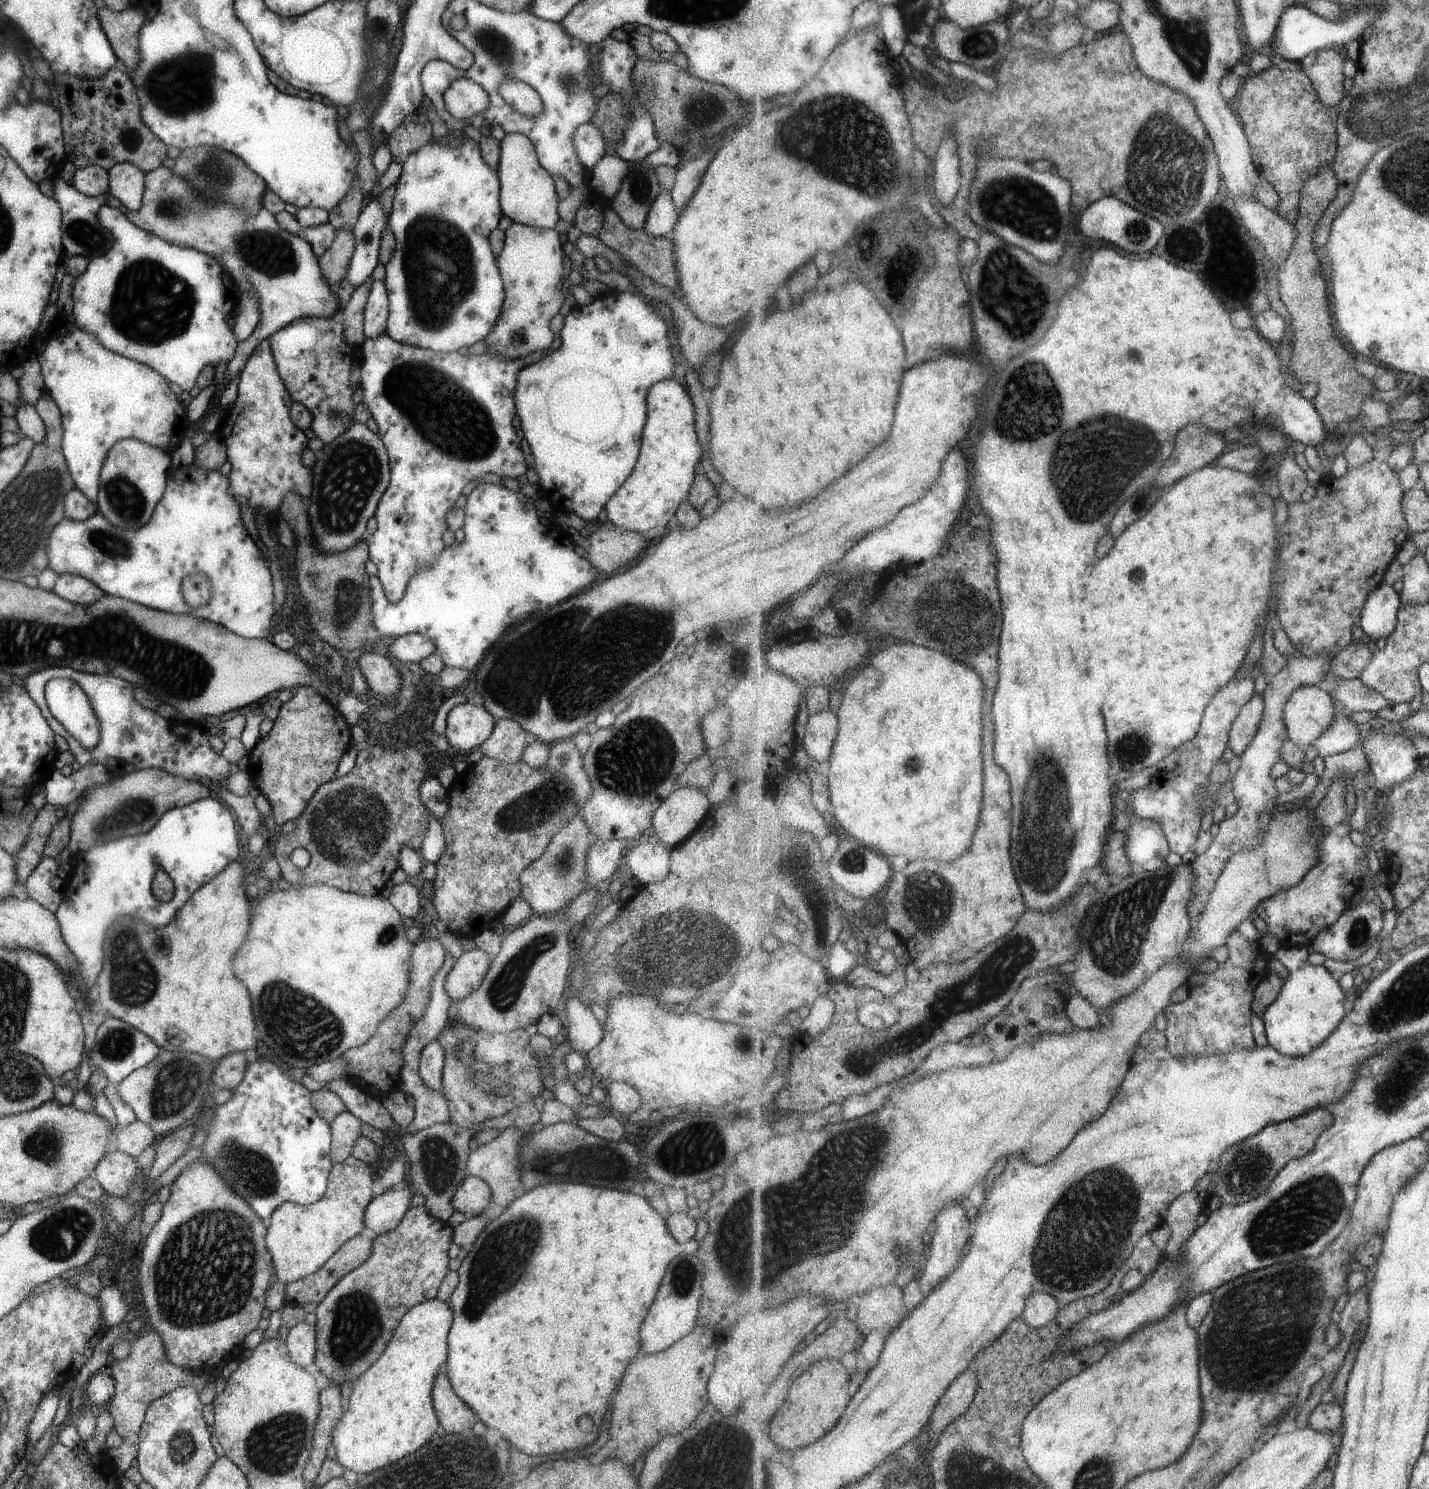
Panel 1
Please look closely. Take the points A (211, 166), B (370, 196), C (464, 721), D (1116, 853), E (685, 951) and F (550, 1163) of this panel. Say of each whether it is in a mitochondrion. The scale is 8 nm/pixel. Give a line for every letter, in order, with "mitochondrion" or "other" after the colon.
A: mitochondrion
B: other
C: other
D: other
E: mitochondrion
F: mitochondrion

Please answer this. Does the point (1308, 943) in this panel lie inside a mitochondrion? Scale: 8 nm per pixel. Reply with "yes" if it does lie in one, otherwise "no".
no

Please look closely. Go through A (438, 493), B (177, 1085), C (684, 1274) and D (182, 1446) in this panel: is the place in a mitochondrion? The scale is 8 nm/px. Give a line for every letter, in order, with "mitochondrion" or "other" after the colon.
A: other
B: mitochondrion
C: mitochondrion
D: mitochondrion

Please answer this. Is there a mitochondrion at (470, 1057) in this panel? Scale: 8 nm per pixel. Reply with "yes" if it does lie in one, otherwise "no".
yes

